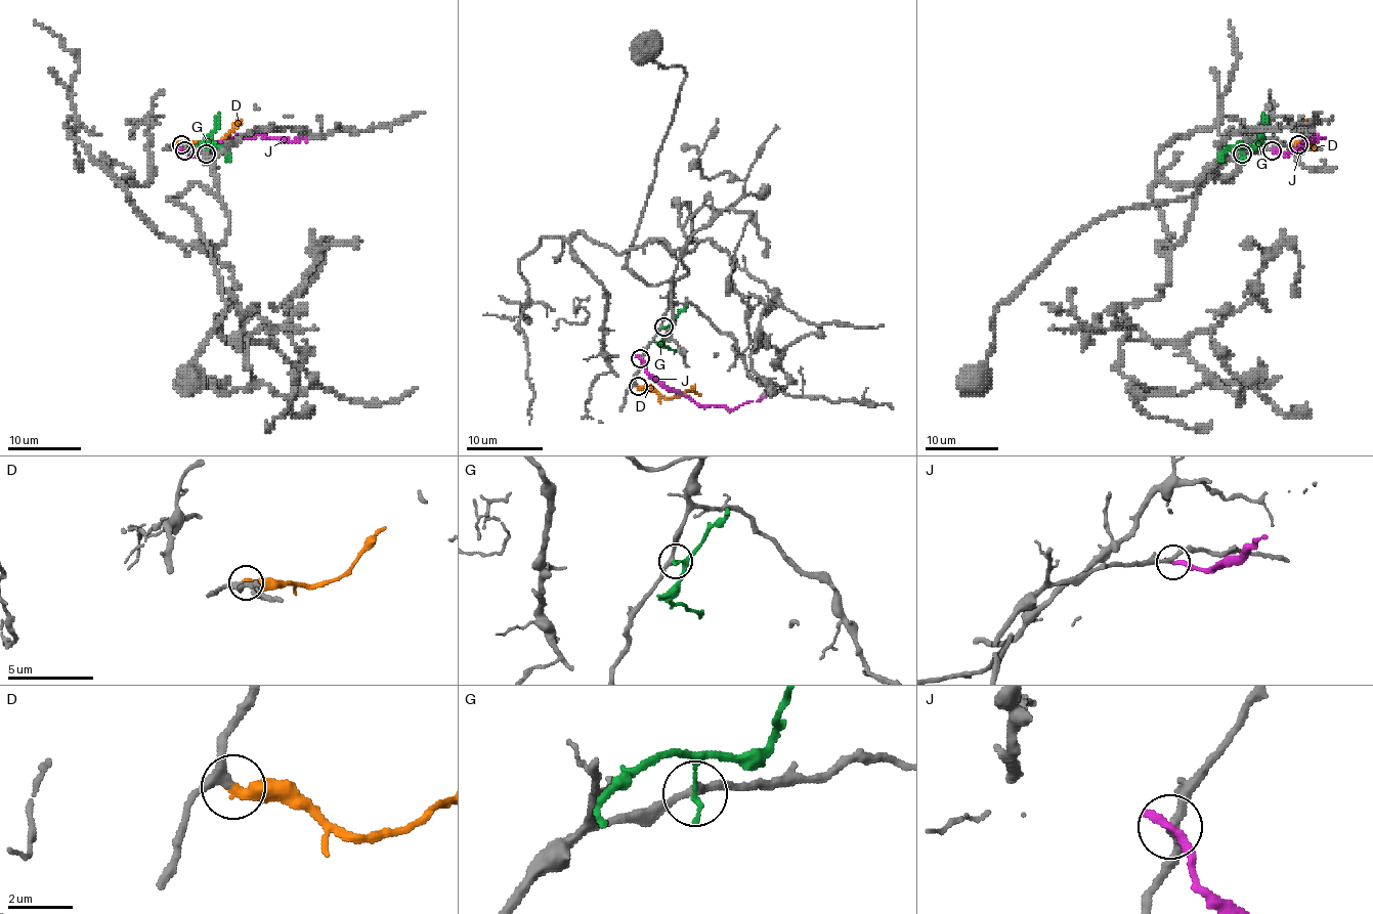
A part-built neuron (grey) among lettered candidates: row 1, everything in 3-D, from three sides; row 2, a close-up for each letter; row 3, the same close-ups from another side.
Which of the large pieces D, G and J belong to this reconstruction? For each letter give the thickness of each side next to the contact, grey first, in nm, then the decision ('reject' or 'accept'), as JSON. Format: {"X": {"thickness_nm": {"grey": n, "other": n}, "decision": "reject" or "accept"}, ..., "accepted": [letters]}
{"D": {"thickness_nm": {"grey": 280, "other": 440}, "decision": "accept"}, "G": {"thickness_nm": {"grey": 240, "other": 150}, "decision": "reject"}, "J": {"thickness_nm": {"grey": 260, "other": 320}, "decision": "reject"}, "accepted": ["D"]}

